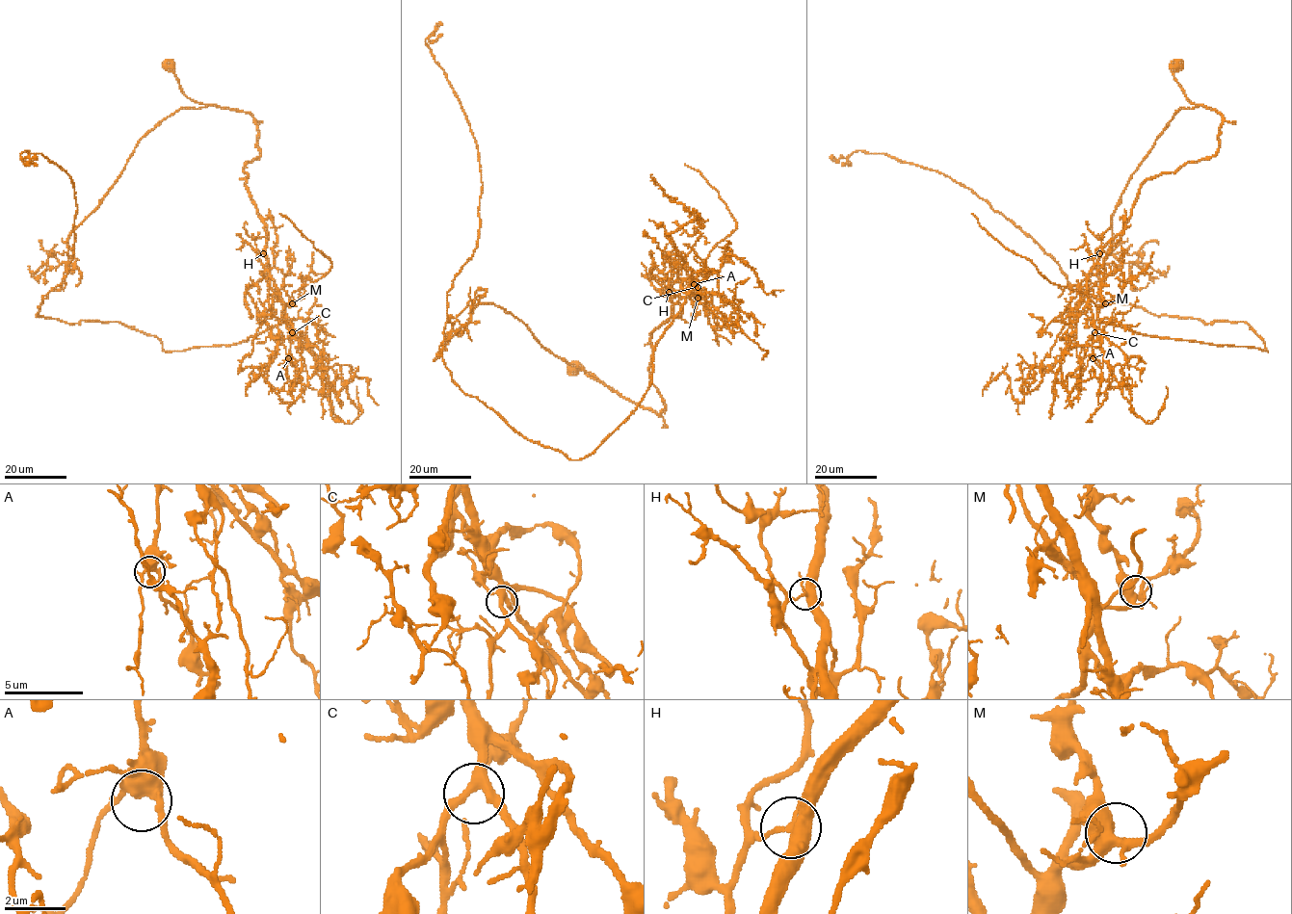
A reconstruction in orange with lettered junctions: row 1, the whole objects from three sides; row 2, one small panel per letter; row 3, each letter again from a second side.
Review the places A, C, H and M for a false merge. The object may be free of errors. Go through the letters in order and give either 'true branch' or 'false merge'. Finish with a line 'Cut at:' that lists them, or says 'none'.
A: true branch
C: true branch
H: false merge
M: true branch
Cut at: H

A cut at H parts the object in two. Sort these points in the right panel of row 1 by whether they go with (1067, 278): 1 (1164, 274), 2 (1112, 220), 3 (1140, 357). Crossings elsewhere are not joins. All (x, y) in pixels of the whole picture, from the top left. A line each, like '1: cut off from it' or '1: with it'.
1: cut off from it
2: cut off from it
3: cut off from it

